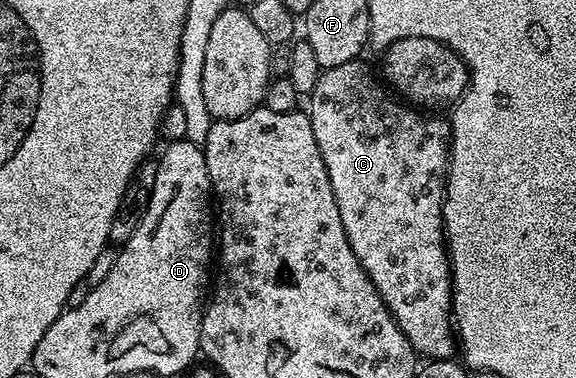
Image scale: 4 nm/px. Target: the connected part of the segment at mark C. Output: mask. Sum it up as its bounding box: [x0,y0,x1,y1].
[307,60,455,360]

